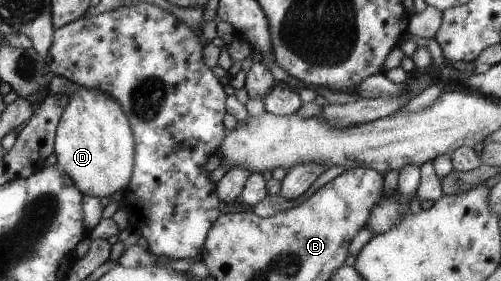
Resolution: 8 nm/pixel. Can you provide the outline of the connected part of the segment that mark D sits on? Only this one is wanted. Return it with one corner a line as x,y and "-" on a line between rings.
80,87
69,96
55,132
57,165
84,195
102,198
126,190
135,168
135,134
123,107
98,88

